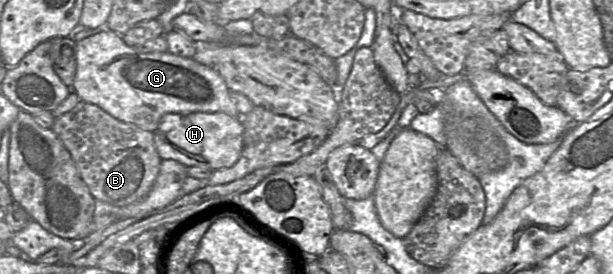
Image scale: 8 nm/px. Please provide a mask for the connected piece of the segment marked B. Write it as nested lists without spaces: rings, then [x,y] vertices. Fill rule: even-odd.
[[[80,99],[72,110],[54,119],[51,130],[70,153],[95,200],[124,207],[141,201],[148,195],[161,162],[153,132],[120,121],[100,107]]]

